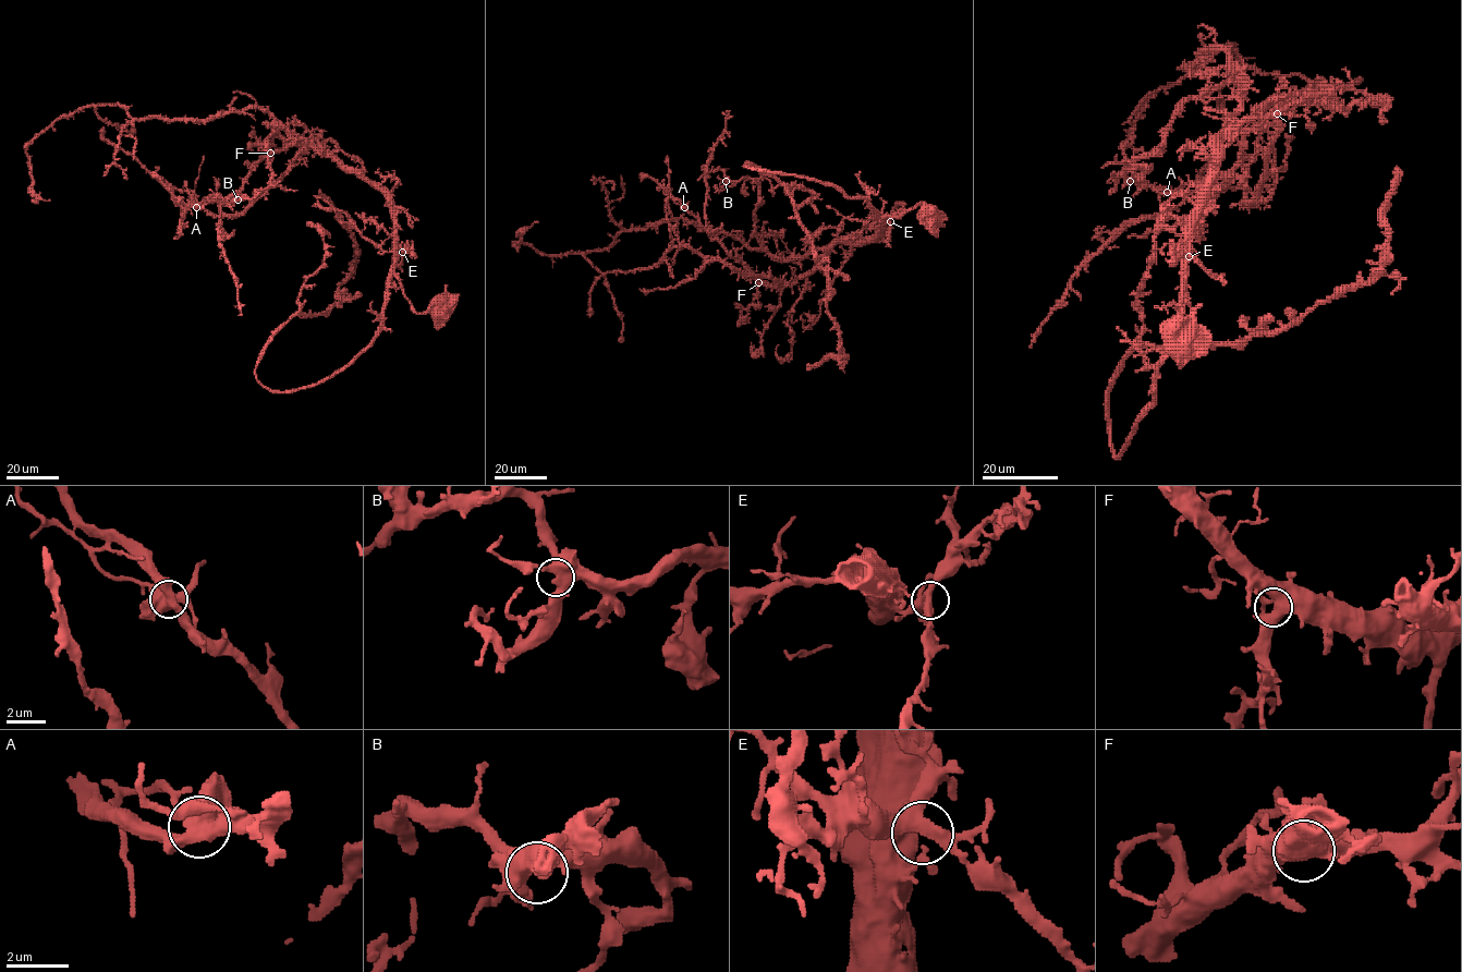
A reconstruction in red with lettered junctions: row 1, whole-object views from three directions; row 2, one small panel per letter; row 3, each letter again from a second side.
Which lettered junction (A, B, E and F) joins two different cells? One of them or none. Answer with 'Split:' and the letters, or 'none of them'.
Split: none of them

